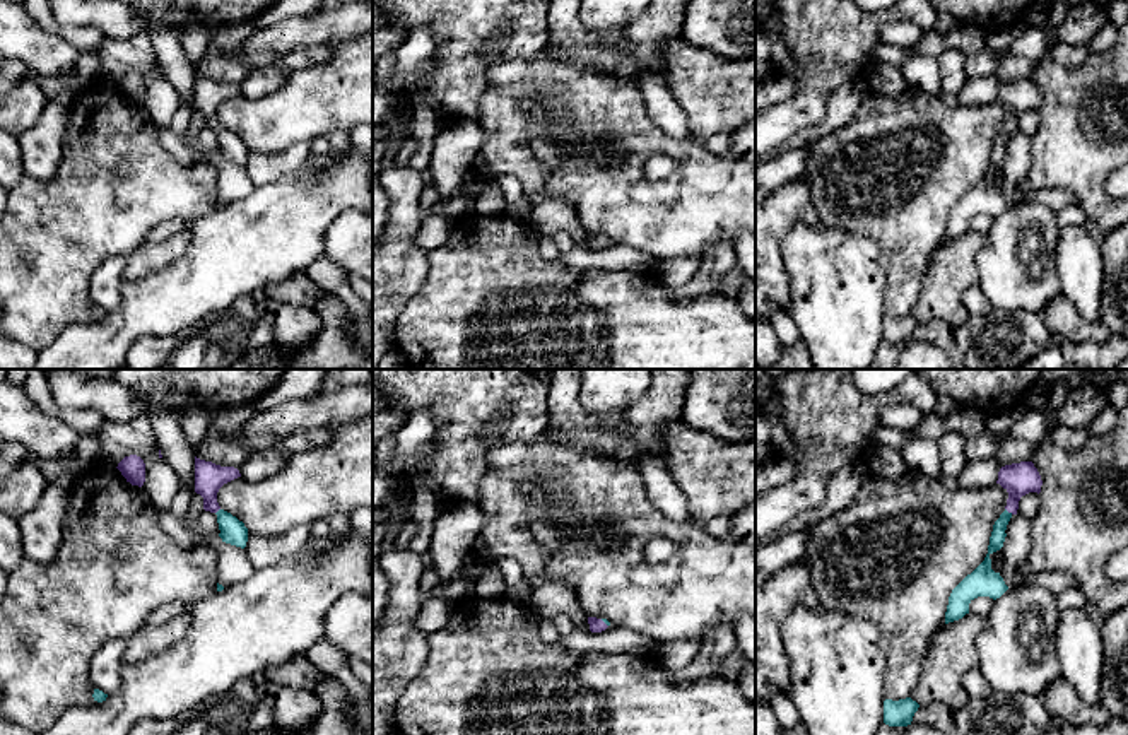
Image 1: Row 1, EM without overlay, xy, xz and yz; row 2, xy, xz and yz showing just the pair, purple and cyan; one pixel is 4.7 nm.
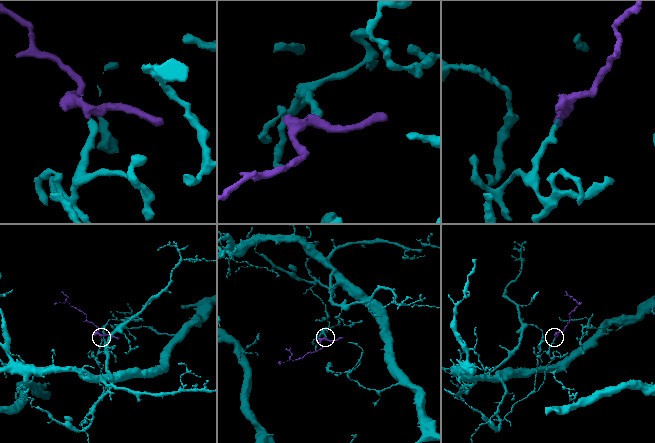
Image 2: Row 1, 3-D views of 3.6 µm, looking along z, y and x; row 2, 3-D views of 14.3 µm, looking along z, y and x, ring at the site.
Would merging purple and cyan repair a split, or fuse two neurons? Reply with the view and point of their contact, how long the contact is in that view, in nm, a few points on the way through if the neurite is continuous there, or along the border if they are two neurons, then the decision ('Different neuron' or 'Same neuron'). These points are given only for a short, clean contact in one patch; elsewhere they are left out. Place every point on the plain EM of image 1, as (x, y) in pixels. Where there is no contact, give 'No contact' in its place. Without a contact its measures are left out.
Touches purple at yz (1009, 129). Shared border 50 nm. Path across: yz (1019, 96), (1009, 129), (1000, 141), (997, 156). Same neuron

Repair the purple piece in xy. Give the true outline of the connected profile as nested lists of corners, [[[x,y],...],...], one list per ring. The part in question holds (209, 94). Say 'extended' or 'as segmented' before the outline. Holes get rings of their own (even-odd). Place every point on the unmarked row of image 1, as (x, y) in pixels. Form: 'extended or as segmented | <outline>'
extended | [[[195,74],[195,109],[203,115],[203,126],[217,132],[222,159],[244,166],[248,145],[217,120],[219,106],[238,94],[241,91],[234,84],[220,84]]]

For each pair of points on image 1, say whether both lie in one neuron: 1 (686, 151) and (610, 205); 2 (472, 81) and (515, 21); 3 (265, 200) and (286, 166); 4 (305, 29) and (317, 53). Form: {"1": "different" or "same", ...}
{"1": "same", "2": "same", "3": "different", "4": "different"}

